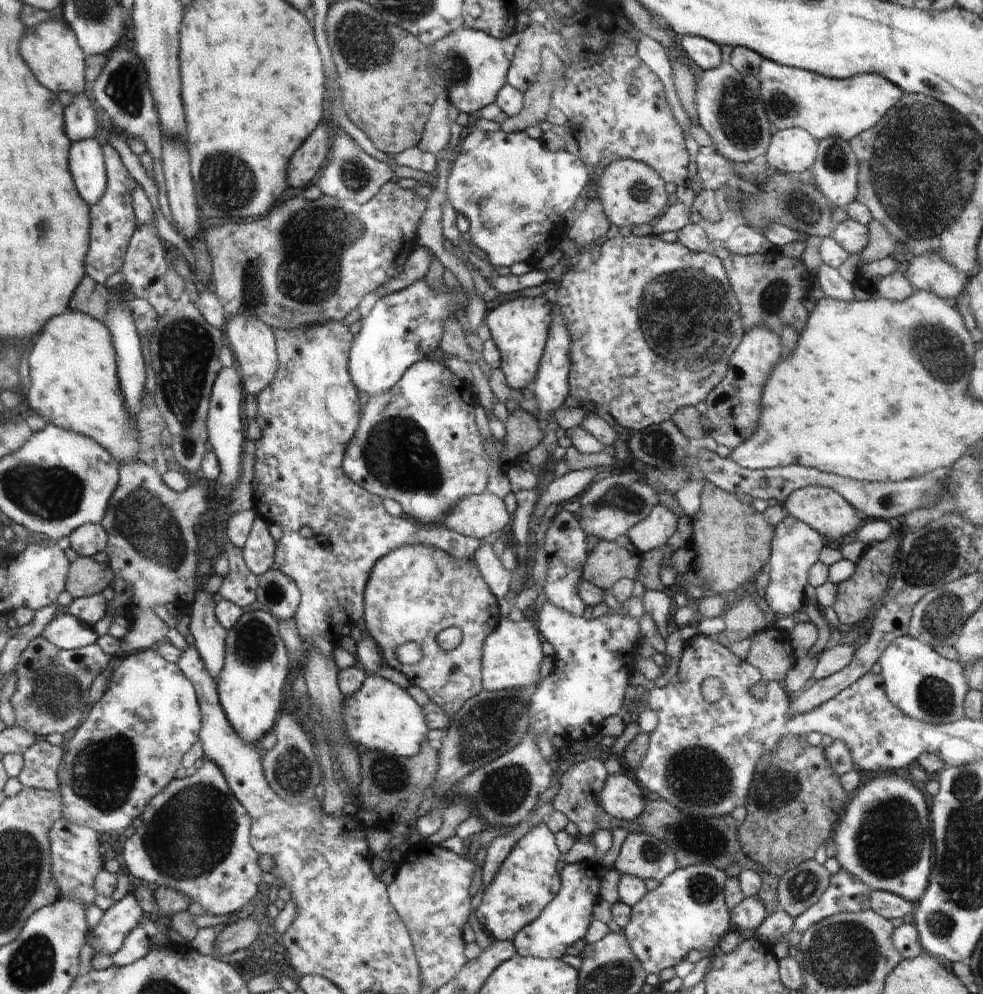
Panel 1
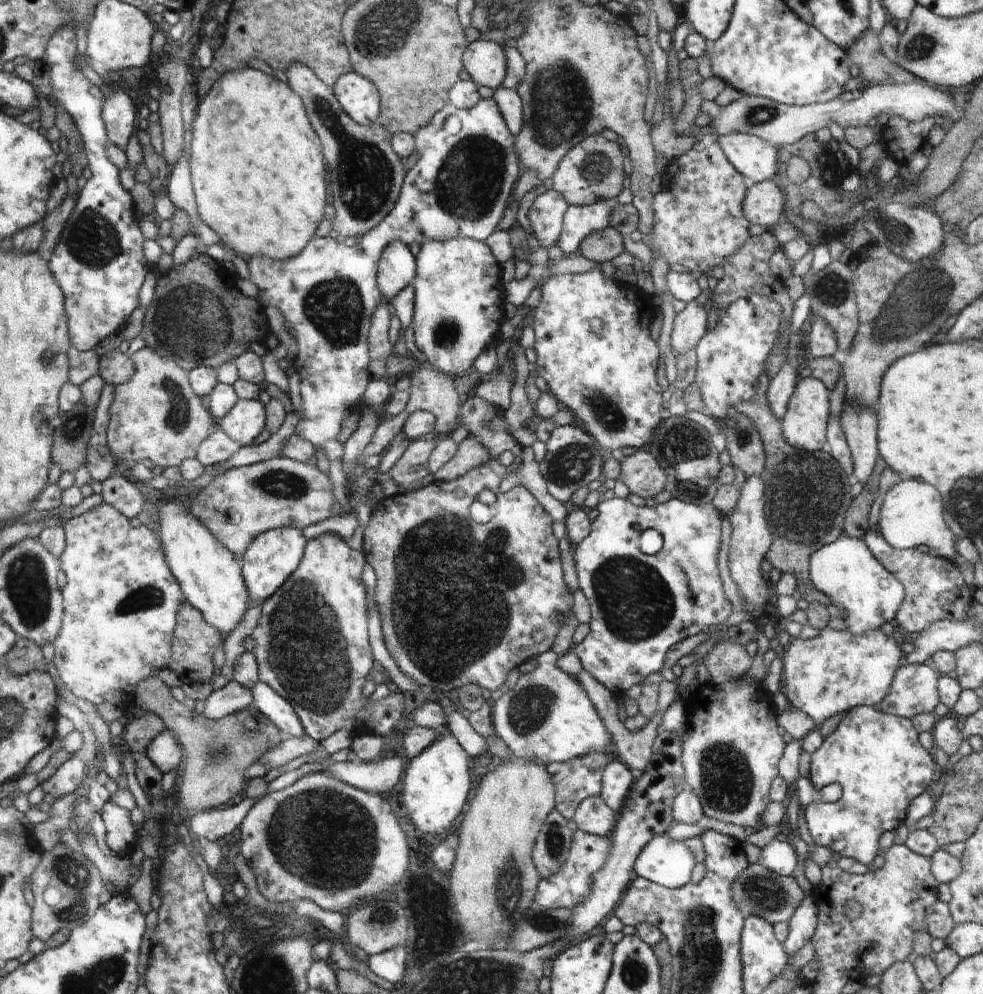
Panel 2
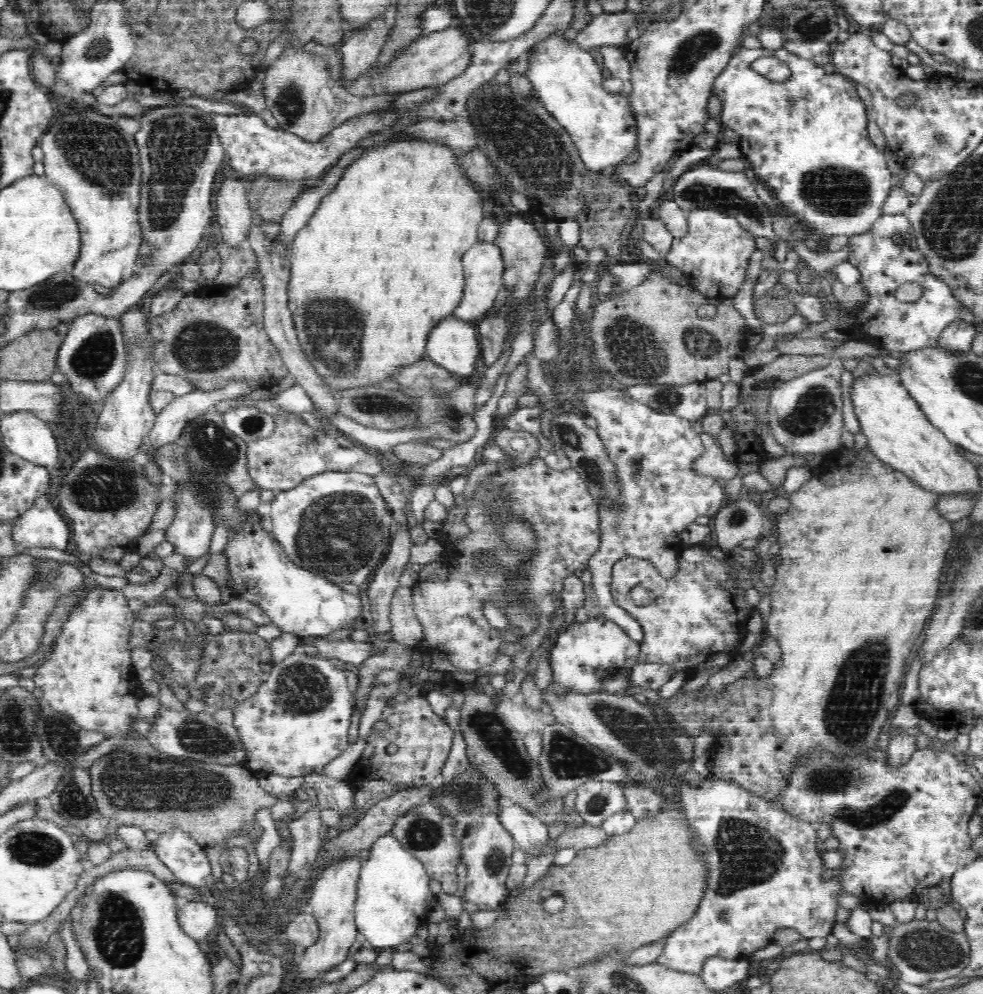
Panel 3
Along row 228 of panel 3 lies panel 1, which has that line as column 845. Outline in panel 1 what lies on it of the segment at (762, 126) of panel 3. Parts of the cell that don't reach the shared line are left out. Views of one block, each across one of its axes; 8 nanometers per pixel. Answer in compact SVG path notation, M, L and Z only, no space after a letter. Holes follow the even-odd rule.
M888 772L890 776L880 776L870 780L866 786L860 785L846 806L846 816L833 841L837 844L837 854L841 868L856 875L872 891L888 891L916 904L928 890L930 876L930 852L932 852L932 832L928 822L928 808L922 794L912 782L896 776L898 772Z

